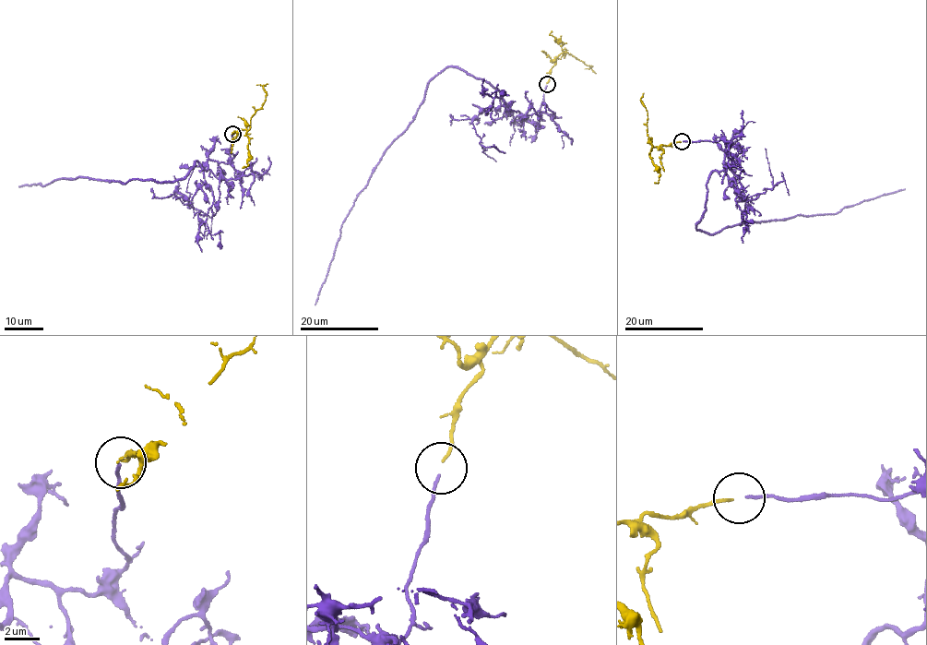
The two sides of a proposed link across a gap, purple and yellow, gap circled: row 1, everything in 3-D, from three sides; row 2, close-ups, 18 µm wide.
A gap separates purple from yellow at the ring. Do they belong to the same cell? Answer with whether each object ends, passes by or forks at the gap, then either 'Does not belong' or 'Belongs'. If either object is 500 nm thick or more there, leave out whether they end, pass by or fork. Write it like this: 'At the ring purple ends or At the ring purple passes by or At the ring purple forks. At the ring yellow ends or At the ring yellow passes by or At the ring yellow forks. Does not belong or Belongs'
At the ring purple ends. At the ring yellow ends. Belongs

